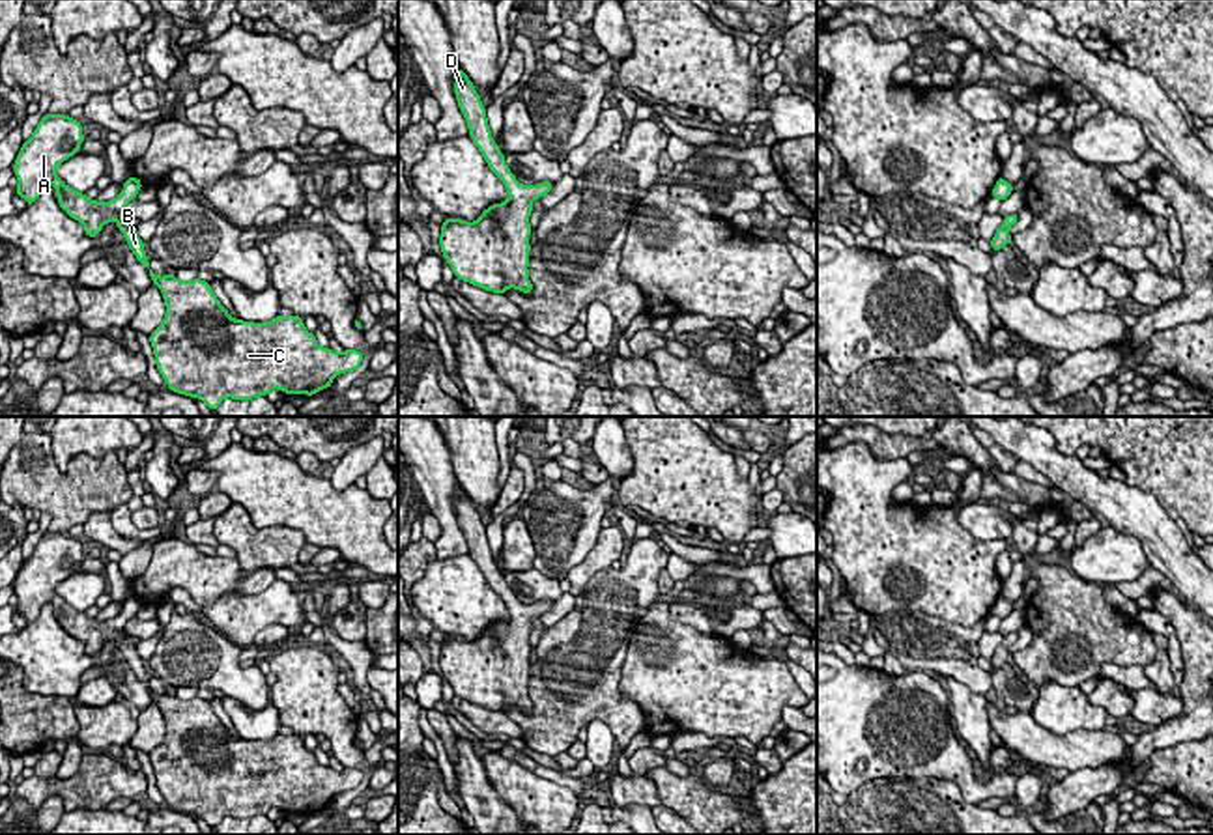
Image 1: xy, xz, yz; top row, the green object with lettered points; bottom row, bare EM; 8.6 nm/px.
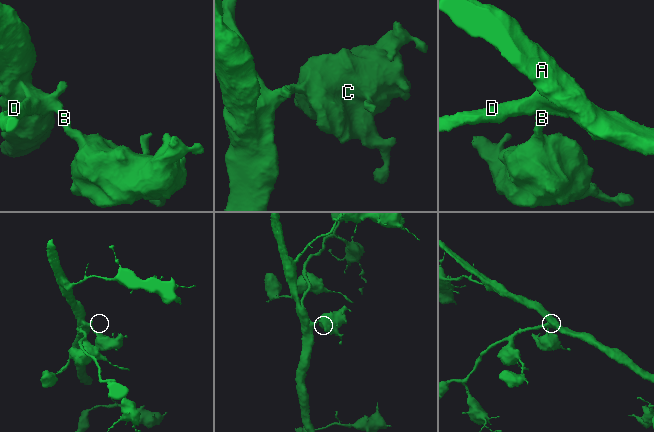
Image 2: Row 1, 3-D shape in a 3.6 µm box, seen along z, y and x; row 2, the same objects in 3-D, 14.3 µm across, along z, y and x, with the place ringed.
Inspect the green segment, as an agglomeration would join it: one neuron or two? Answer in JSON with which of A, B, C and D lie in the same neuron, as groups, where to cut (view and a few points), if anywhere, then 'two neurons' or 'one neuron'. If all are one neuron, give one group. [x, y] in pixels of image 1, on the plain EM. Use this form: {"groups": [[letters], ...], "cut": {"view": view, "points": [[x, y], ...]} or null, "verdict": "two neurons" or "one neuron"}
{"groups": [["A", "B", "C", "D"]], "cut": null, "verdict": "one neuron"}

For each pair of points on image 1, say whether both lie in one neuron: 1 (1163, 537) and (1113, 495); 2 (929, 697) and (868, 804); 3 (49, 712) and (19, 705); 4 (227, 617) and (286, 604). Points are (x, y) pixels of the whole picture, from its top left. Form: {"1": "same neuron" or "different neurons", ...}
{"1": "same neuron", "2": "different neurons", "3": "same neuron", "4": "same neuron"}

